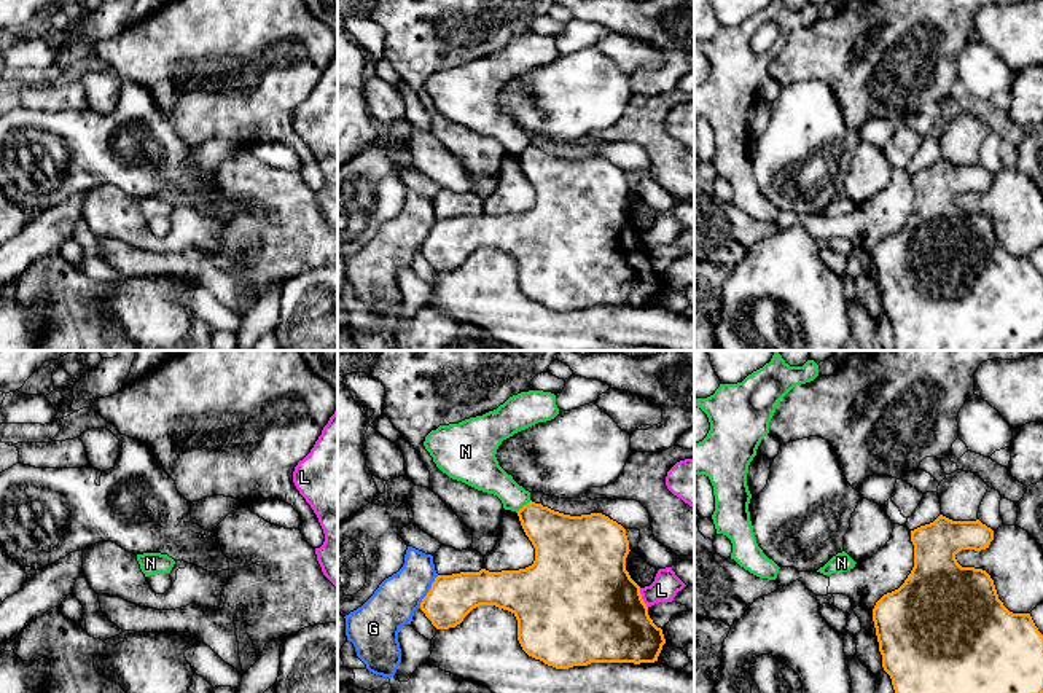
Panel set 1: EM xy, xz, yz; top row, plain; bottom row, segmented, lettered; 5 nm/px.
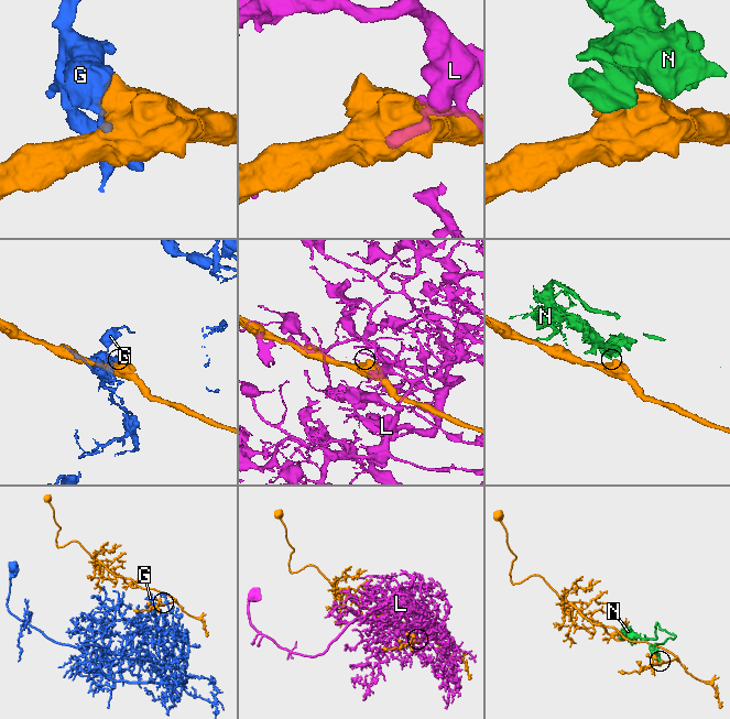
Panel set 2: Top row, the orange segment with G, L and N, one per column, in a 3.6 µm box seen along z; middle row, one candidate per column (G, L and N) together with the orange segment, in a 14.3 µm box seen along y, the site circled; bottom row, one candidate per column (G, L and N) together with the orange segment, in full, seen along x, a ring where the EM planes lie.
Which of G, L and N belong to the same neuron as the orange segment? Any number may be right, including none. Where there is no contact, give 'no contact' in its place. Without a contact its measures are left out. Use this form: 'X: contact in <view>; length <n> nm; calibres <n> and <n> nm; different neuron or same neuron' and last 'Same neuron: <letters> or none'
G: contact in xz; length 190 nm; calibres 240 and 220 nm; different neuron
L: contact in xz; length 110 nm; calibres 500 and 140 nm; different neuron
N: contact in xz; length 100 nm; calibres 260 and 170 nm; different neuron
Same neuron: none

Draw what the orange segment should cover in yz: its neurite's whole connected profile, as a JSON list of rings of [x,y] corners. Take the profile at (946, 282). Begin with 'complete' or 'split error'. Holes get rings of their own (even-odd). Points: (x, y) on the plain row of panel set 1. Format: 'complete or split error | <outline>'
complete | [[[943,158],[911,174],[914,210],[904,226],[873,252],[882,311],[892,322],[897,350],[1024,350],[1043,338],[1043,277],[1030,256],[1010,255],[986,213],[962,210],[955,202],[962,193],[989,191],[992,183],[994,174],[979,162],[952,164]]]

